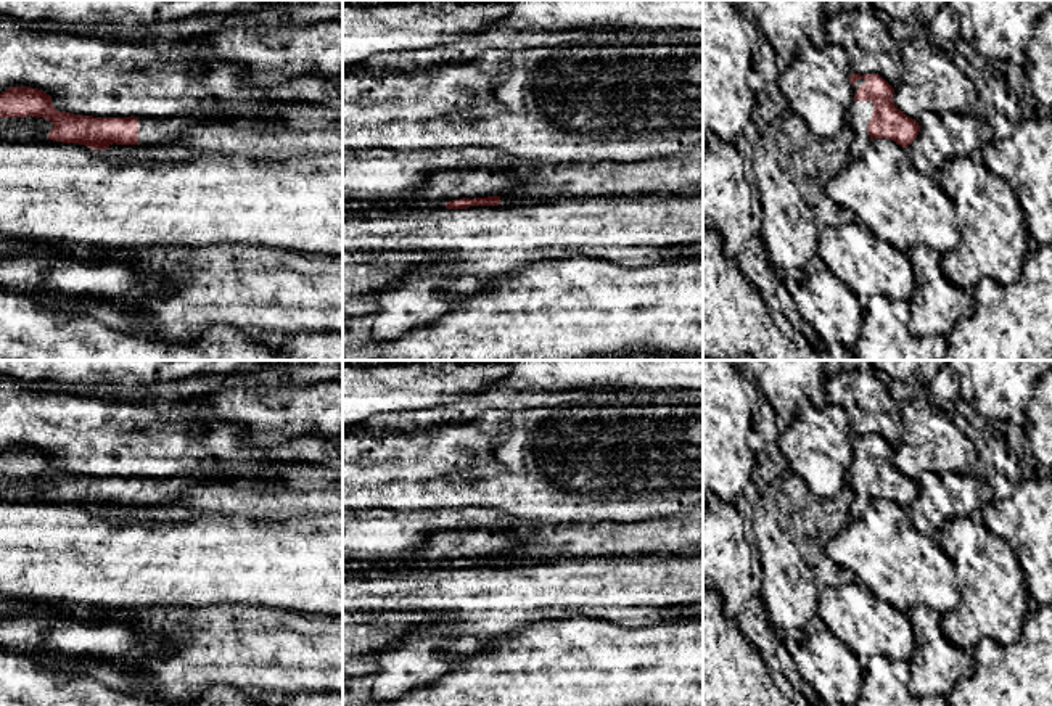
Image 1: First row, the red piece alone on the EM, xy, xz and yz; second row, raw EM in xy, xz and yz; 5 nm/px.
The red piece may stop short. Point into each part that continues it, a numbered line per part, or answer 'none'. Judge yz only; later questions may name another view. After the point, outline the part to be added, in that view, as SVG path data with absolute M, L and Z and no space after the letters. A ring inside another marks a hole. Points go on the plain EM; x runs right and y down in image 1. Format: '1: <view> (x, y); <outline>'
1: yz (859, 473); M854 462L846 473L846 482L854 491L854 499L851 503L851 518L857 519L870 502L867 486L873 473L872 462Z

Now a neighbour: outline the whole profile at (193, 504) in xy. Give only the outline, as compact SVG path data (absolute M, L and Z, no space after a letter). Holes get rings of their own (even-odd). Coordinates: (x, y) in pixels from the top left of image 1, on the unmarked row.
M199 484L188 489L180 499L158 505L109 505L108 510L93 510L108 513L113 518L134 518L158 523L180 523L209 515L241 516L261 521L280 521L285 518L318 515L318 513L343 513L343 489L318 489L307 492L294 492L283 484L251 486L251 484Z

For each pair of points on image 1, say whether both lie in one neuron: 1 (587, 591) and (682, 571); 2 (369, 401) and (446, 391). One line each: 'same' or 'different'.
1: same
2: same

